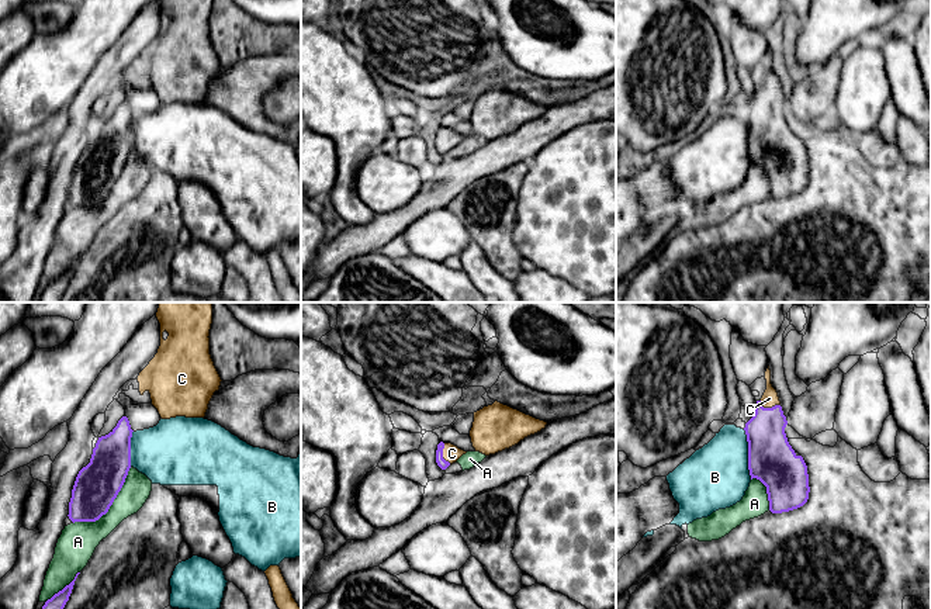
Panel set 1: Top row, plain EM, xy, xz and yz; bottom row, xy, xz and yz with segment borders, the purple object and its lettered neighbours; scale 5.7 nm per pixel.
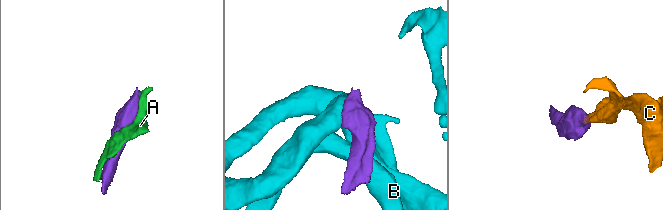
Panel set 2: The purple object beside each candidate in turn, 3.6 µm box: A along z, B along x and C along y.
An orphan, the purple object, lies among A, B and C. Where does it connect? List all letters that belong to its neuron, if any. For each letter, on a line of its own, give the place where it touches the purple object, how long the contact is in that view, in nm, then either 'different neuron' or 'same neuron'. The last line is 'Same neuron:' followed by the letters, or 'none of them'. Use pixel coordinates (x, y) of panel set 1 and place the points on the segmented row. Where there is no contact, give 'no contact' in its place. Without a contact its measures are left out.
A: xy (110, 505) | 460 nm | different neuron
B: yz (748, 454) | 300 nm | different neuron
C: yz (769, 408) | 120 nm | same neuron
Same neuron: C

